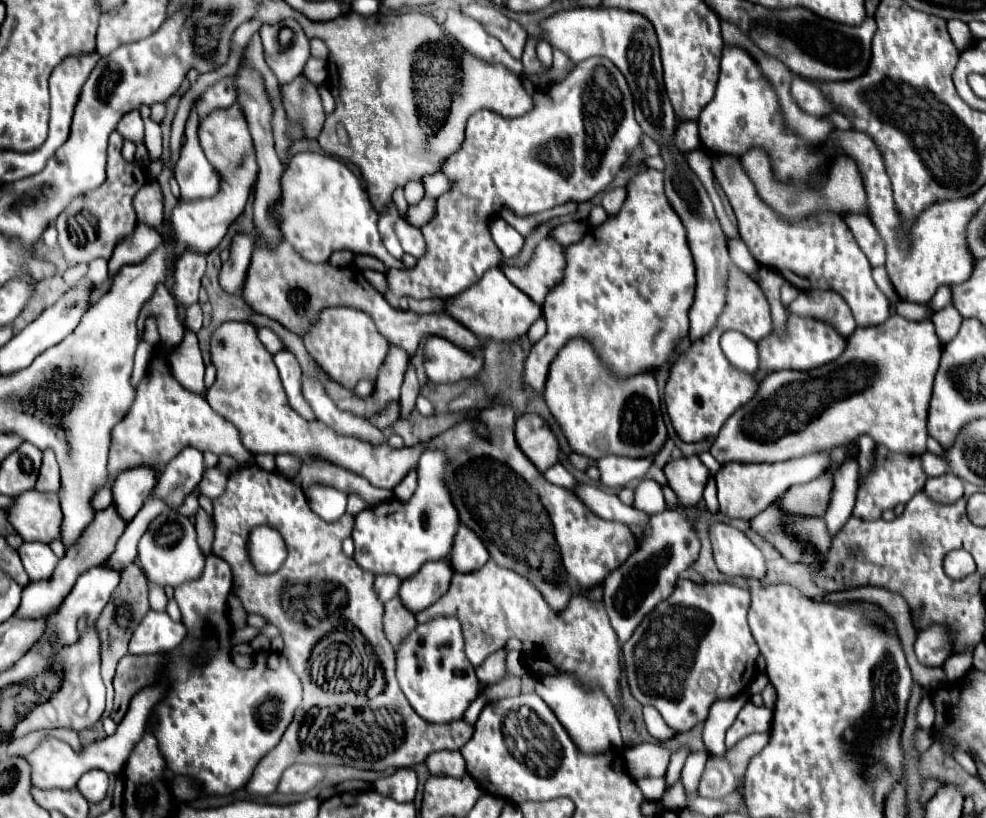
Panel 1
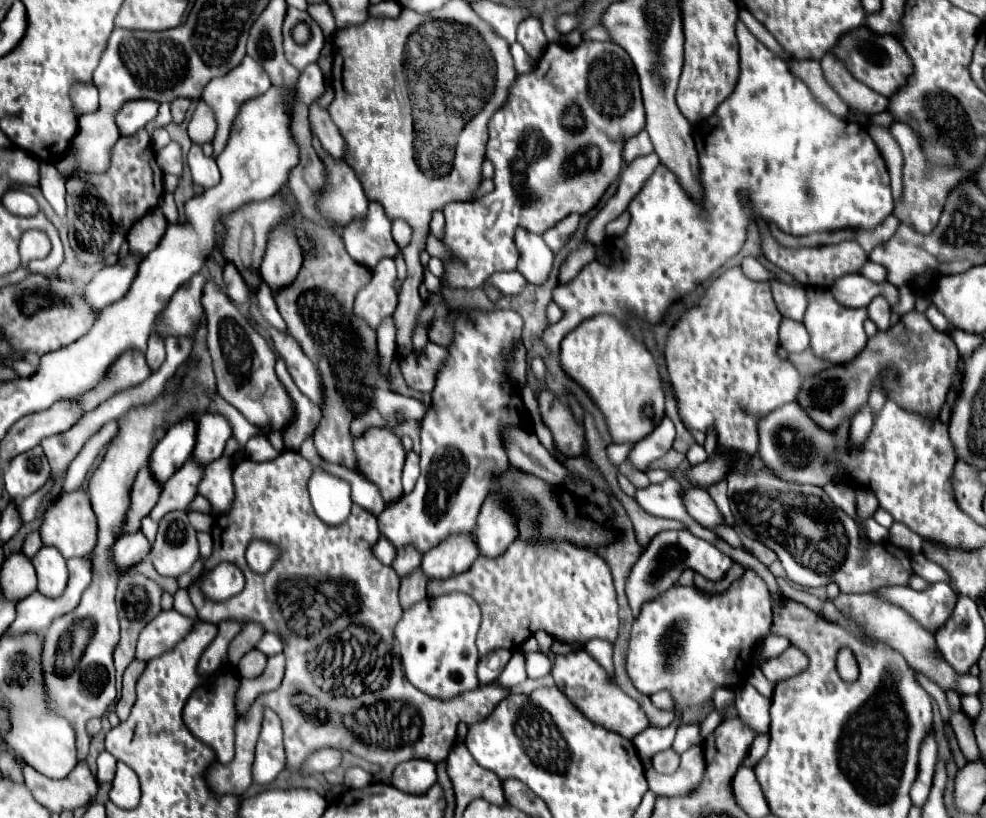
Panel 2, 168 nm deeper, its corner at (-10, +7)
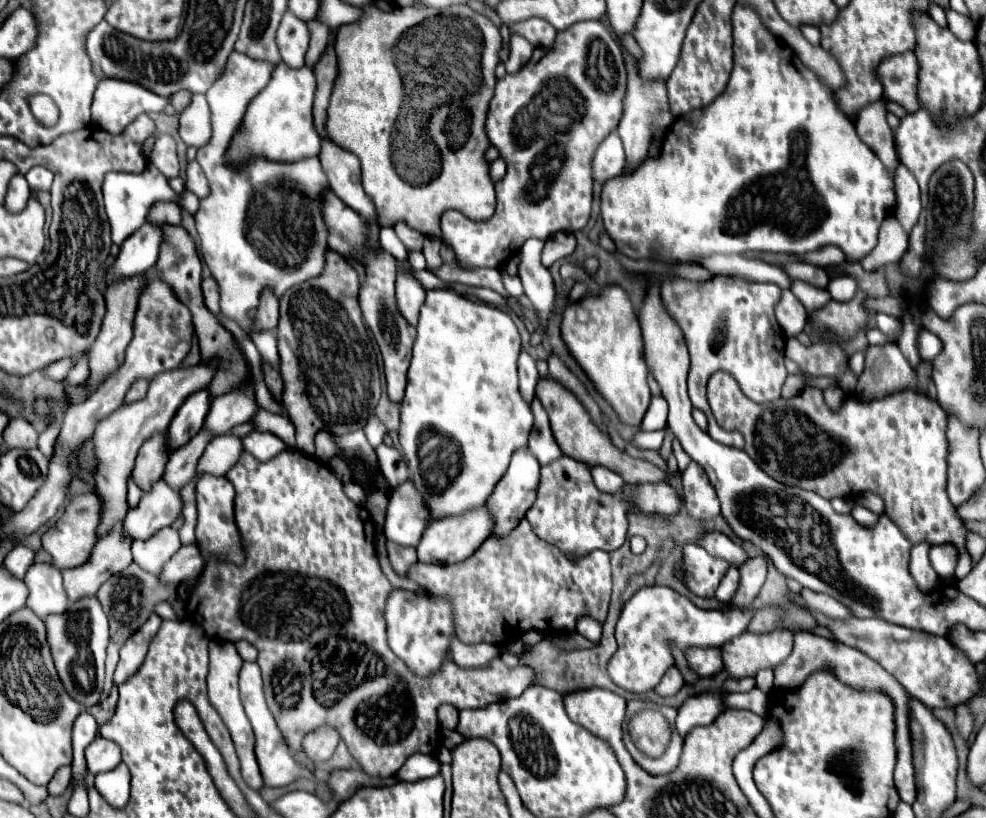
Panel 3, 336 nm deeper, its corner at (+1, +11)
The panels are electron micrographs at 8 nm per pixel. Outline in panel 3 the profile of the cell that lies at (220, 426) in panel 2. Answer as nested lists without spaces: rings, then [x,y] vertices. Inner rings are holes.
[[[246,384],[242,388],[232,390],[230,394],[212,400],[202,430],[210,432],[212,436],[226,434],[234,426],[248,422],[254,412],[256,412],[254,388],[252,384]]]

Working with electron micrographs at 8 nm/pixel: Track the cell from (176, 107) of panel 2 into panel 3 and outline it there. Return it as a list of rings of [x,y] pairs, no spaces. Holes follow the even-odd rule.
[[[180,90],[180,92],[176,92],[174,96],[170,96],[170,104],[174,106],[174,110],[176,110],[176,112],[182,112],[182,110],[190,104],[190,98],[192,98],[192,94],[190,94],[190,92]]]

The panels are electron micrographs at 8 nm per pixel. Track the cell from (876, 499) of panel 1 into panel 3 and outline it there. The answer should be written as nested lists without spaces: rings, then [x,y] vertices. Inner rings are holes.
[[[716,372],[708,380],[708,400],[710,408],[724,430],[738,430],[744,438],[748,438],[748,456],[756,460],[756,464],[768,472],[768,476],[776,478],[786,486],[798,486],[806,490],[814,490],[824,498],[850,498],[860,492],[874,492],[884,500],[884,514],[896,524],[912,544],[952,544],[958,550],[956,578],[964,578],[970,570],[970,554],[966,550],[966,534],[970,532],[966,524],[956,516],[956,508],[946,496],[946,456],[948,456],[948,416],[940,408],[940,404],[928,396],[912,394],[910,390],[894,392],[886,398],[872,402],[858,402],[854,398],[846,398],[838,412],[832,412],[822,398],[822,390],[806,388],[802,394],[794,398],[778,398],[776,402],[756,404],[746,400],[744,392],[728,372]],[[830,448],[840,458],[830,468]]]

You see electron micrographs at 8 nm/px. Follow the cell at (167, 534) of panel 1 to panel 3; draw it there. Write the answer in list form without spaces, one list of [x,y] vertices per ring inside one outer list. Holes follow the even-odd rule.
[[[168,526],[168,528],[162,528],[160,532],[156,532],[154,536],[150,536],[148,540],[136,540],[132,544],[132,556],[140,568],[158,576],[162,572],[164,564],[172,558],[172,554],[180,546],[182,544],[178,538],[178,530]]]

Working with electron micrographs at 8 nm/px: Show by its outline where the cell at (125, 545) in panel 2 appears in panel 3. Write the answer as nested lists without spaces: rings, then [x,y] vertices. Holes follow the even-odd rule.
[[[158,480],[150,492],[142,494],[138,508],[128,510],[124,518],[124,536],[132,540],[146,540],[156,530],[170,526],[182,510],[178,492],[164,480]]]

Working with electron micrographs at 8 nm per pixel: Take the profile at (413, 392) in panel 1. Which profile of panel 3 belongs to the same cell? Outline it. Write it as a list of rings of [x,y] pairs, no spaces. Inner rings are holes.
[[[398,270],[396,278],[396,306],[408,324],[418,324],[418,312],[424,304],[426,288],[409,272]]]

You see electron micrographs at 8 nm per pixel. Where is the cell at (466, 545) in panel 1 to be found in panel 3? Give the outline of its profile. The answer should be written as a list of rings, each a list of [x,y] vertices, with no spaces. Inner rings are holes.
[[[520,448],[512,454],[512,462],[504,476],[498,480],[496,488],[492,490],[492,496],[486,500],[486,508],[492,516],[492,534],[494,536],[508,536],[516,524],[524,518],[526,510],[532,506],[536,498],[536,486],[540,478],[540,464],[538,460],[528,452],[528,448]]]

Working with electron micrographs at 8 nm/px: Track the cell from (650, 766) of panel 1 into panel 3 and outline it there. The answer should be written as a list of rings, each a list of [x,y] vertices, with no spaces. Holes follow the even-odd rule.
[[[724,690],[720,692],[706,692],[700,696],[692,696],[684,702],[676,716],[676,730],[684,738],[692,728],[712,724],[714,718],[724,712]]]

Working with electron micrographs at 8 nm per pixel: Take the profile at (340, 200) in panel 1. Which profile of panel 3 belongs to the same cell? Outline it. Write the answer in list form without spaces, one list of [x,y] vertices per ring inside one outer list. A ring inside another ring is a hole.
[[[434,288],[426,292],[426,302],[420,310],[418,336],[414,342],[414,358],[408,372],[406,396],[402,400],[400,444],[416,490],[422,494],[430,494],[428,522],[438,520],[440,516],[458,516],[470,512],[472,508],[484,506],[492,488],[508,468],[510,456],[518,448],[526,446],[532,428],[532,412],[518,392],[518,374],[516,374],[518,354],[520,354],[520,334],[506,310],[488,306],[484,302],[472,302],[452,290]],[[430,426],[438,434],[452,438],[454,444],[460,448],[458,472],[450,462],[428,464],[418,456],[416,442],[424,430],[430,430]]]

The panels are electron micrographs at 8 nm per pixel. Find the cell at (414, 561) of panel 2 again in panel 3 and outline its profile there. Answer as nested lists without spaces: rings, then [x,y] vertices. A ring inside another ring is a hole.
[[[412,480],[396,486],[390,490],[390,504],[388,504],[388,512],[386,512],[386,522],[384,522],[384,534],[390,542],[398,544],[398,546],[416,546],[422,538],[422,532],[426,528],[426,520],[428,520],[428,508],[426,508],[426,500],[424,496],[414,488]]]

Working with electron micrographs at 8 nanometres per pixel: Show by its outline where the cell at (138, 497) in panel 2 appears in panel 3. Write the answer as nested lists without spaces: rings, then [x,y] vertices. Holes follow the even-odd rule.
[[[156,434],[152,438],[148,438],[138,456],[136,456],[136,466],[132,472],[132,480],[134,484],[142,490],[148,492],[148,488],[152,488],[152,484],[162,478],[164,474],[164,466],[168,462],[168,454],[166,454],[166,436],[164,434]]]

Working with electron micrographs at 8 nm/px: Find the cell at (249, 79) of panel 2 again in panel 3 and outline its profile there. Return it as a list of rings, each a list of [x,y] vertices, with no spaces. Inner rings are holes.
[[[234,50],[224,74],[206,92],[212,112],[212,138],[206,146],[198,148],[196,160],[208,178],[210,194],[200,200],[194,218],[202,240],[202,256],[220,286],[222,316],[250,332],[260,356],[278,370],[276,336],[252,330],[254,318],[250,310],[259,305],[264,289],[271,289],[279,300],[288,288],[322,272],[328,232],[320,212],[320,190],[328,184],[318,158],[290,164],[260,158],[248,162],[242,172],[232,172],[224,166],[224,152],[232,134],[242,124],[248,102],[268,84],[272,70],[272,64],[252,60]]]

